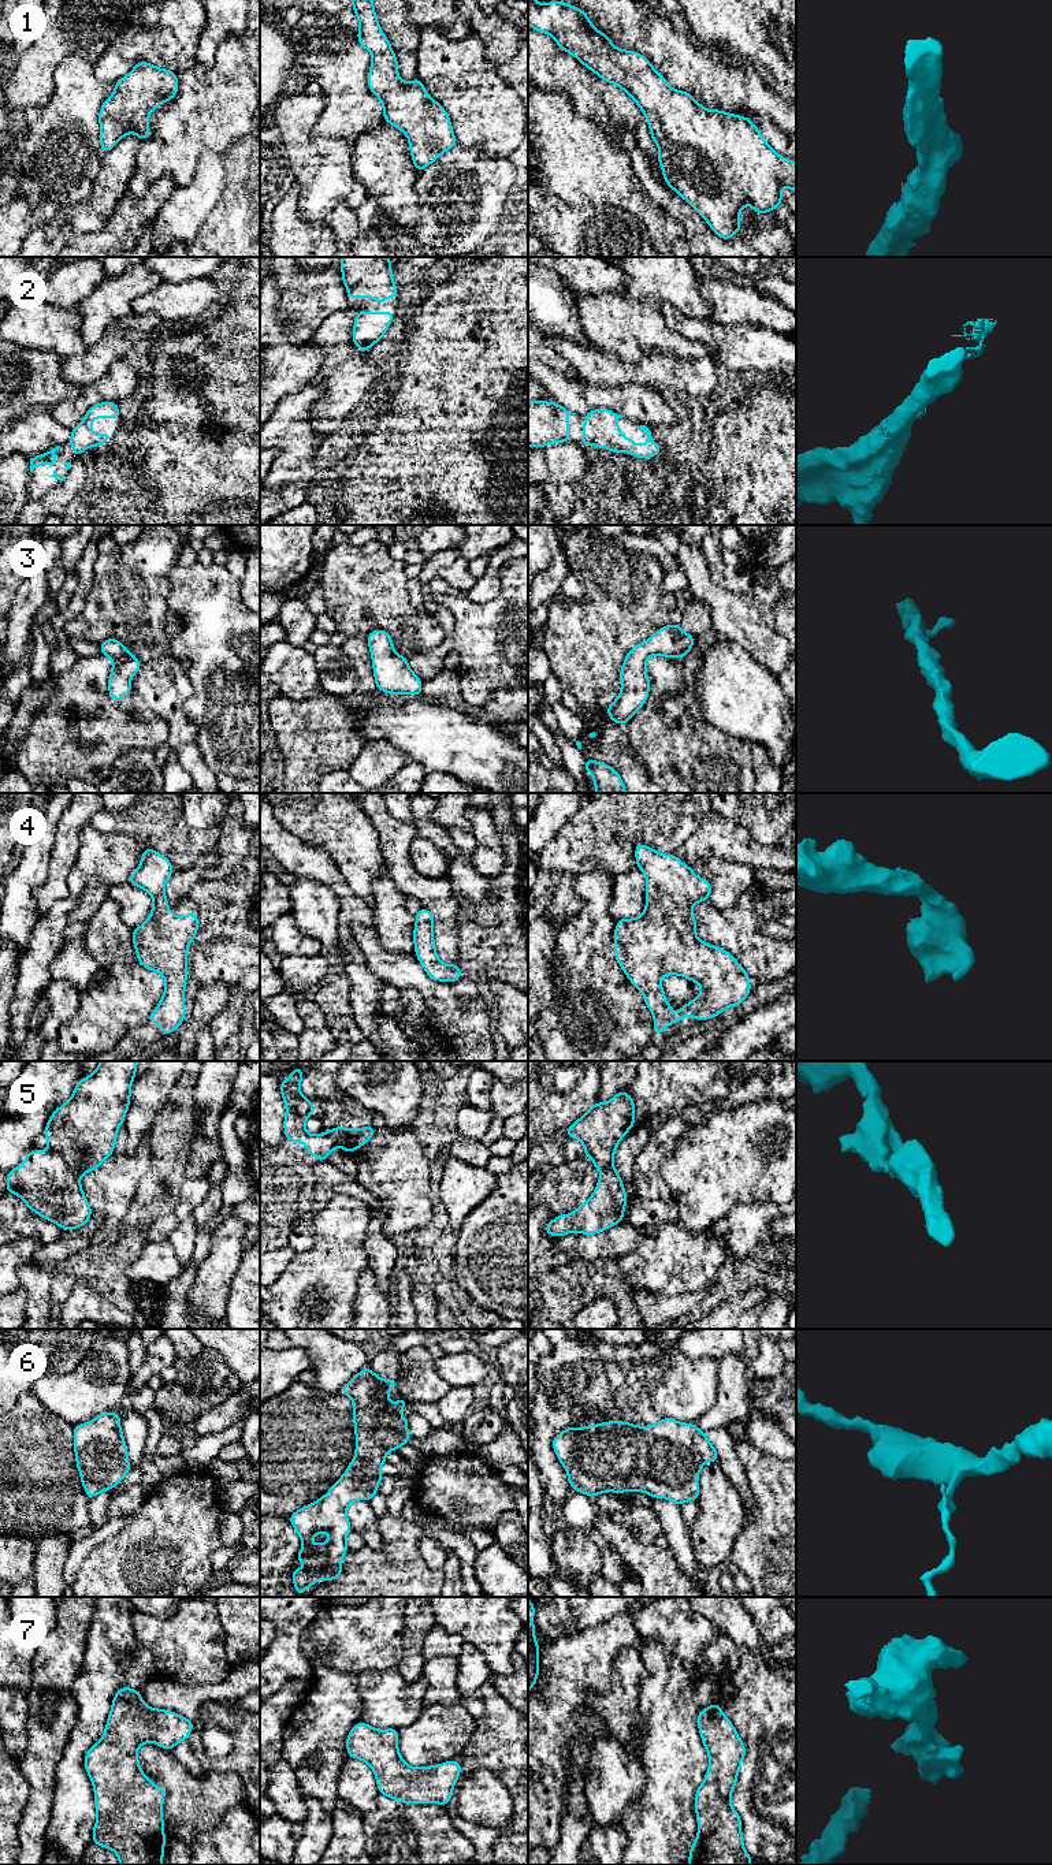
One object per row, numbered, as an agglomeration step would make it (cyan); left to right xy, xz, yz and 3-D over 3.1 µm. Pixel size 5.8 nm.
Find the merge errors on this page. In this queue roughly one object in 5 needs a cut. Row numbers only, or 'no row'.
5

